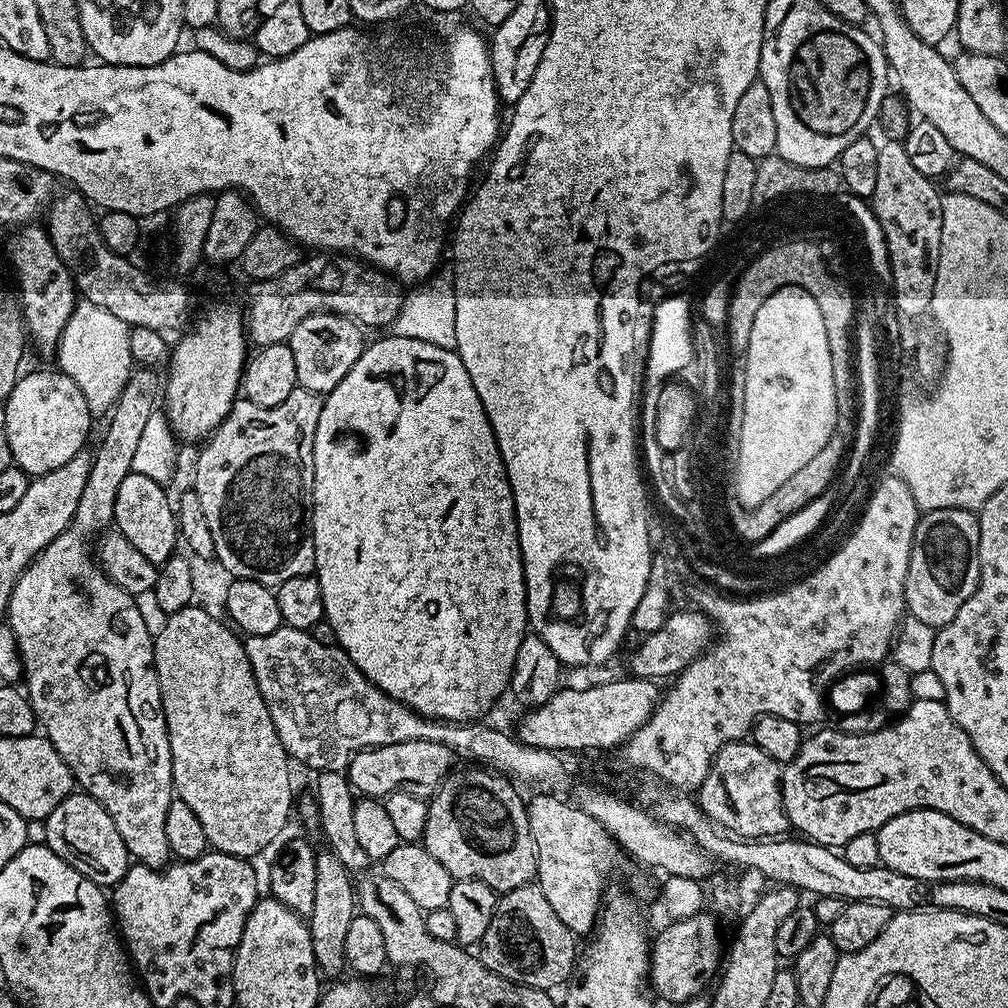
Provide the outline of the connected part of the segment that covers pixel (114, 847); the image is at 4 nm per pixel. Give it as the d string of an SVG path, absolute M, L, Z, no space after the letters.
M83 790L73 791L44 819L46 824L46 844L58 858L62 858L78 874L90 878L101 886L115 886L128 872L130 857L122 842L122 834L114 826L114 818L94 797Z

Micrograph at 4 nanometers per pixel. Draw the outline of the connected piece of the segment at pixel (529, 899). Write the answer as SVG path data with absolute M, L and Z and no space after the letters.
M533 882L526 886L518 886L518 890L510 890L503 893L497 899L496 909L490 918L490 926L486 926L486 934L481 938L478 945L480 960L494 974L502 974L502 978L510 978L519 984L534 986L545 990L553 990L565 983L573 975L578 963L578 948L576 952L577 937L554 914L550 902L546 902L546 894L542 894L539 883Z

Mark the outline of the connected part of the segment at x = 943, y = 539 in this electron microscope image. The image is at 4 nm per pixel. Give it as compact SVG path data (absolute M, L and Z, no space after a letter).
M943 508L921 515L914 530L910 566L904 583L904 606L911 619L939 630L962 610L962 602L966 602L978 586L979 537L979 519L967 508Z

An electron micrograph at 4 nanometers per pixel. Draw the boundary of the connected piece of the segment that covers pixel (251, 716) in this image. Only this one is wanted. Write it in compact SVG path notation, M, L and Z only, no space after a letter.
M193 606L171 613L165 620L168 621L161 626L160 633L158 631L155 633L152 657L156 667L156 677L160 687L160 701L162 702L164 721L166 722L168 741L170 742L172 786L175 795L182 802L186 802L186 806L190 806L190 810L194 810L194 814L198 814L198 822L202 822L202 830L206 830L208 843L215 851L225 852L231 856L253 858L252 856L258 855L263 848L270 847L279 838L280 831L288 824L288 815L291 817L294 812L292 776L288 773L288 764L290 765L288 751L282 746L282 742L278 738L278 730L274 730L274 722L270 718L270 710L266 710L266 702L258 690L258 682L254 678L250 658L246 658L243 639L223 619L211 617L206 610Z

